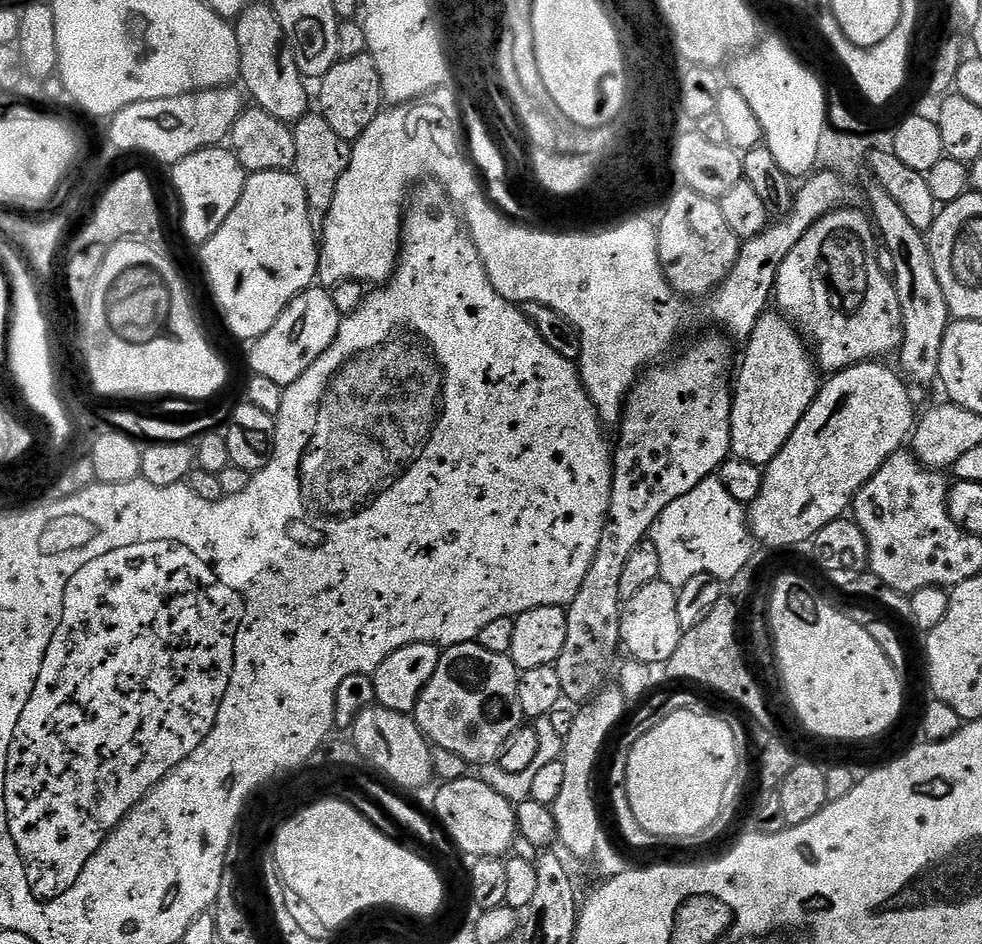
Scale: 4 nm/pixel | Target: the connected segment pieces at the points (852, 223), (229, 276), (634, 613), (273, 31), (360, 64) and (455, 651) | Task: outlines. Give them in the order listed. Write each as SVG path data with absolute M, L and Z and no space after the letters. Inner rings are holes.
M845 206L821 218L815 226L804 235L802 242L798 242L798 246L794 246L794 250L790 250L790 254L786 254L786 262L782 262L782 266L776 275L776 290L774 293L775 307L795 324L797 332L804 337L818 365L819 371L824 374L835 374L855 364L876 362L881 358L888 358L884 356L890 355L891 352L892 355L899 353L900 343L904 341L902 306L898 306L898 294L896 293L896 286L891 275L887 272L883 272L878 266L878 258L876 257L878 251L878 236L874 231L874 225L865 213L863 216L862 213L855 212L854 209L855 207Z
M270 170L269 172L251 173L245 179L242 198L238 198L238 206L234 206L234 210L230 210L230 215L226 217L226 222L222 222L222 226L218 226L216 233L202 245L199 252L200 260L204 263L204 276L208 279L208 288L212 291L212 296L216 299L217 306L220 307L220 316L224 319L225 326L238 339L245 340L245 342L262 338L262 334L266 334L266 330L270 330L270 326L274 326L274 322L278 322L282 310L286 310L289 302L298 294L305 292L307 288L313 287L314 281L317 279L316 271L320 265L318 232L310 222L310 210L306 206L306 190L302 190L302 182L297 178L295 171L279 172L278 170Z
M664 580L650 582L643 590L638 590L634 598L623 601L620 614L620 643L623 651L631 659L649 666L667 665L670 654L678 650L681 638L678 626L678 598L677 589L671 588Z
M249 3L246 11L236 17L234 27L240 51L240 80L256 99L253 100L255 107L266 110L266 114L274 114L274 118L282 122L295 125L297 120L301 120L310 111L308 92L304 89L306 80L286 47L284 31L271 3Z
M367 52L358 54L358 58L337 60L336 65L321 76L318 81L320 87L320 105L318 111L326 123L338 134L338 138L354 142L374 122L374 118L385 103L384 95L380 89L380 79L374 66L374 58Z
M478 642L459 644L441 651L438 670L434 670L434 678L422 690L416 703L414 719L424 732L424 737L436 748L450 750L450 754L458 754L470 766L483 766L493 763L504 748L504 743L521 727L522 717L518 706L518 682L520 672L514 666L509 655L493 654Z

